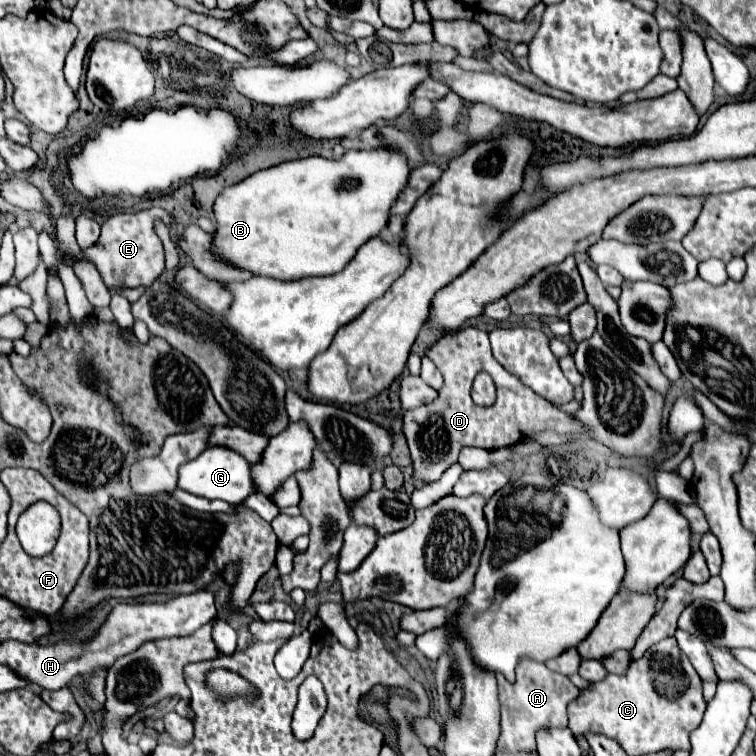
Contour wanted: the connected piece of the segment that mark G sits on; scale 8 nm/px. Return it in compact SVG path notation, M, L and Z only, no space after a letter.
M222 446L206 448L198 458L194 458L188 464L182 464L178 470L178 484L182 490L190 494L196 494L208 500L220 498L232 504L244 500L254 492L254 484L250 478L250 464L238 452L232 452L230 448L222 448Z

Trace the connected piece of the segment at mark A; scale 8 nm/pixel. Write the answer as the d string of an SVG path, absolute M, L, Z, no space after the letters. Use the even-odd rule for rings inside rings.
M524 658L516 668L516 682L510 684L502 674L498 678L498 698L502 706L502 734L498 740L498 752L536 752L536 732L540 728L566 728L568 704L580 696L580 690L568 676L550 672L544 664Z

